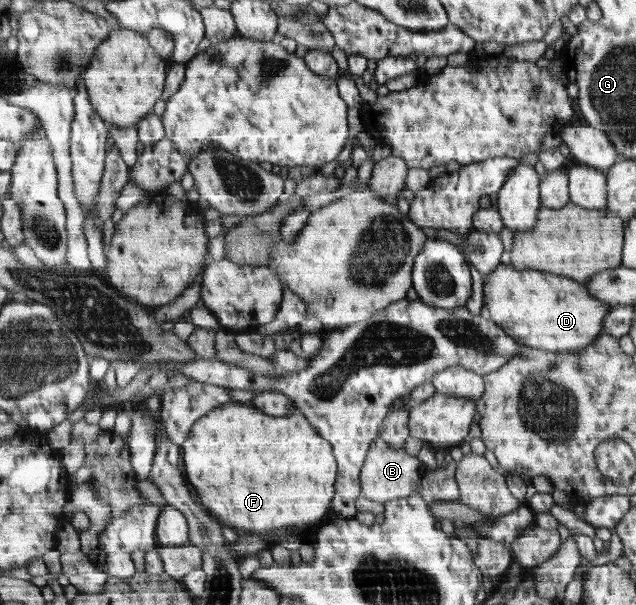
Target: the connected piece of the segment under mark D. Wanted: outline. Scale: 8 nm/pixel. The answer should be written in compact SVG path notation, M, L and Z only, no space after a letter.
M499 265L493 273L482 277L483 303L487 308L487 317L501 326L511 337L520 344L539 348L550 352L573 352L573 350L585 349L595 339L603 334L605 317L611 311L611 304L595 298L586 282L580 282L563 275L555 275L549 272L525 269L517 271L512 265Z

